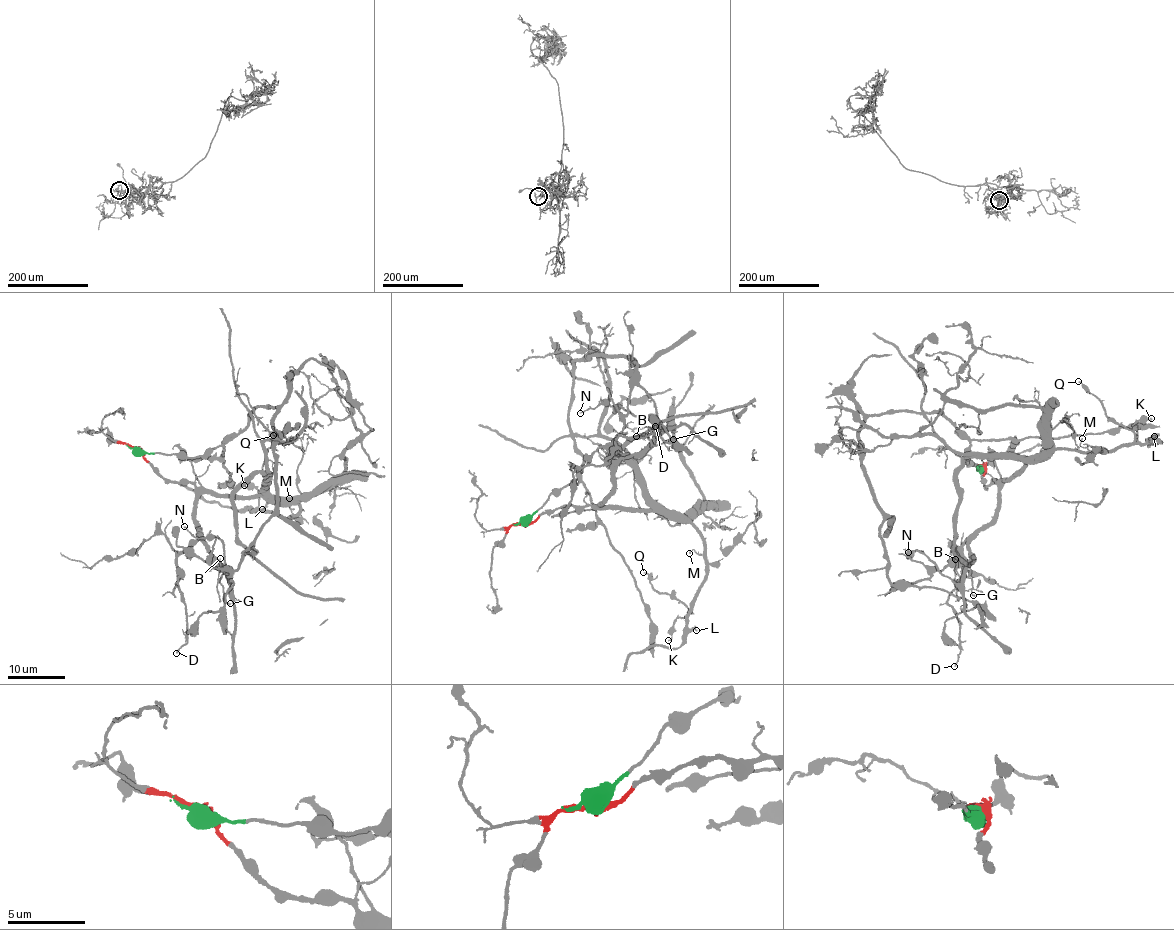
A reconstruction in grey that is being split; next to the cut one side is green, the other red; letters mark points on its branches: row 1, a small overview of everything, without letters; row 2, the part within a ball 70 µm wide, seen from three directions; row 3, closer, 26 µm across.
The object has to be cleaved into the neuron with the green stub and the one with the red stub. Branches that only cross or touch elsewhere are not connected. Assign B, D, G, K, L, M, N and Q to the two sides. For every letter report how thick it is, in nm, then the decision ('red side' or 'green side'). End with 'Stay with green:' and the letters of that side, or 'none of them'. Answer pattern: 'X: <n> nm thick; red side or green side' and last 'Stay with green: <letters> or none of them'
B: 120 nm thick; red side
D: 140 nm thick; red side
G: 110 nm thick; red side
K: 120 nm thick; red side
L: 140 nm thick; red side
M: 120 nm thick; red side
N: 100 nm thick; red side
Q: 140 nm thick; red side
Stay with green: none of them

